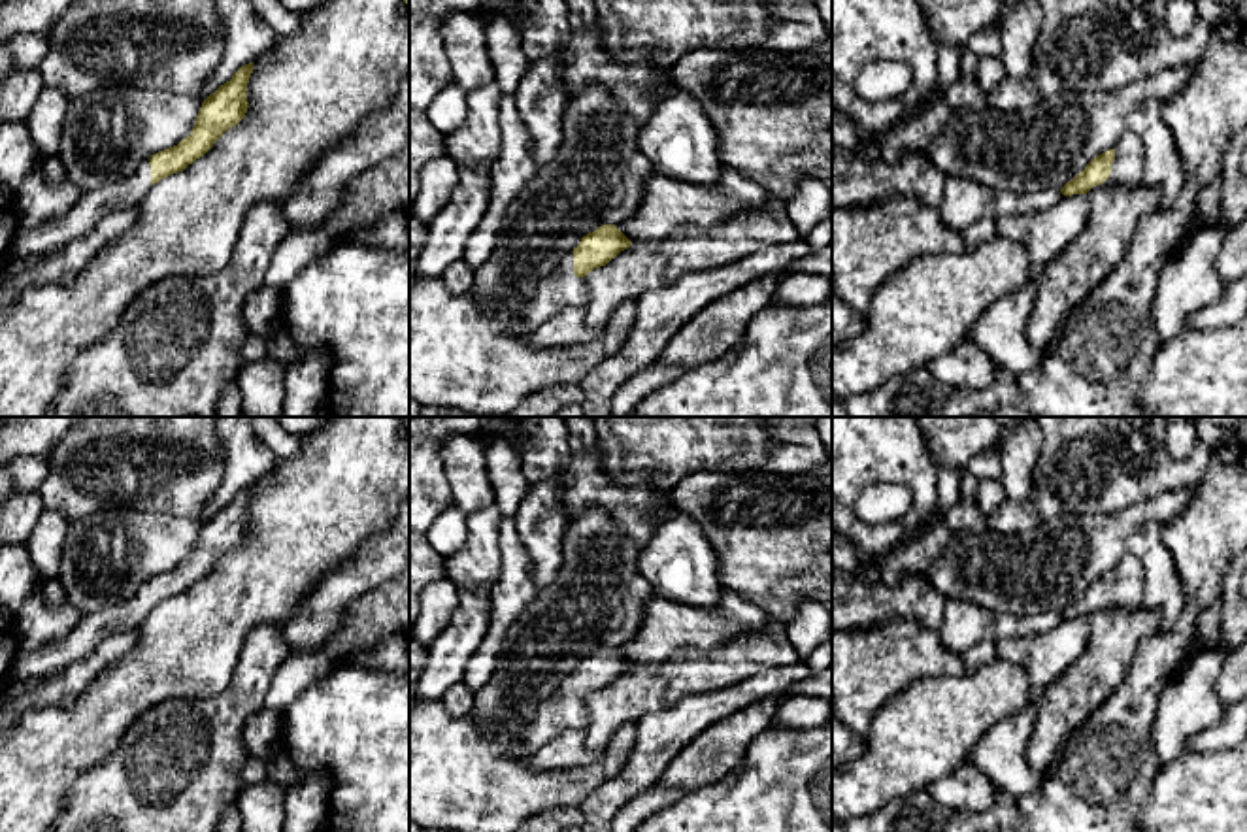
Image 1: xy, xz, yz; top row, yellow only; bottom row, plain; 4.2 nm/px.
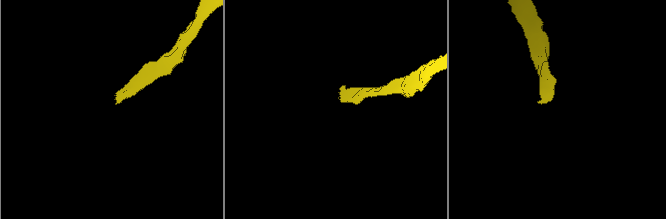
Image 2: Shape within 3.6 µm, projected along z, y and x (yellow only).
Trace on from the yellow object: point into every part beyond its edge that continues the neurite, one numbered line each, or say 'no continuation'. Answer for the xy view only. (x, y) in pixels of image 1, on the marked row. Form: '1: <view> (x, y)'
1: xy (93, 206)

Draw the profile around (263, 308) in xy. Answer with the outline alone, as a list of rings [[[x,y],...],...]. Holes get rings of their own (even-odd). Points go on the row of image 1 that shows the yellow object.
[[[270,285],[253,291],[243,306],[249,334],[270,338],[279,328],[283,292]]]

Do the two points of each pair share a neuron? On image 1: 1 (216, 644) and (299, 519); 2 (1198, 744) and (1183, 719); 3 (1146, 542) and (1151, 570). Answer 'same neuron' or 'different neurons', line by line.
1: same neuron
2: different neurons
3: same neuron

